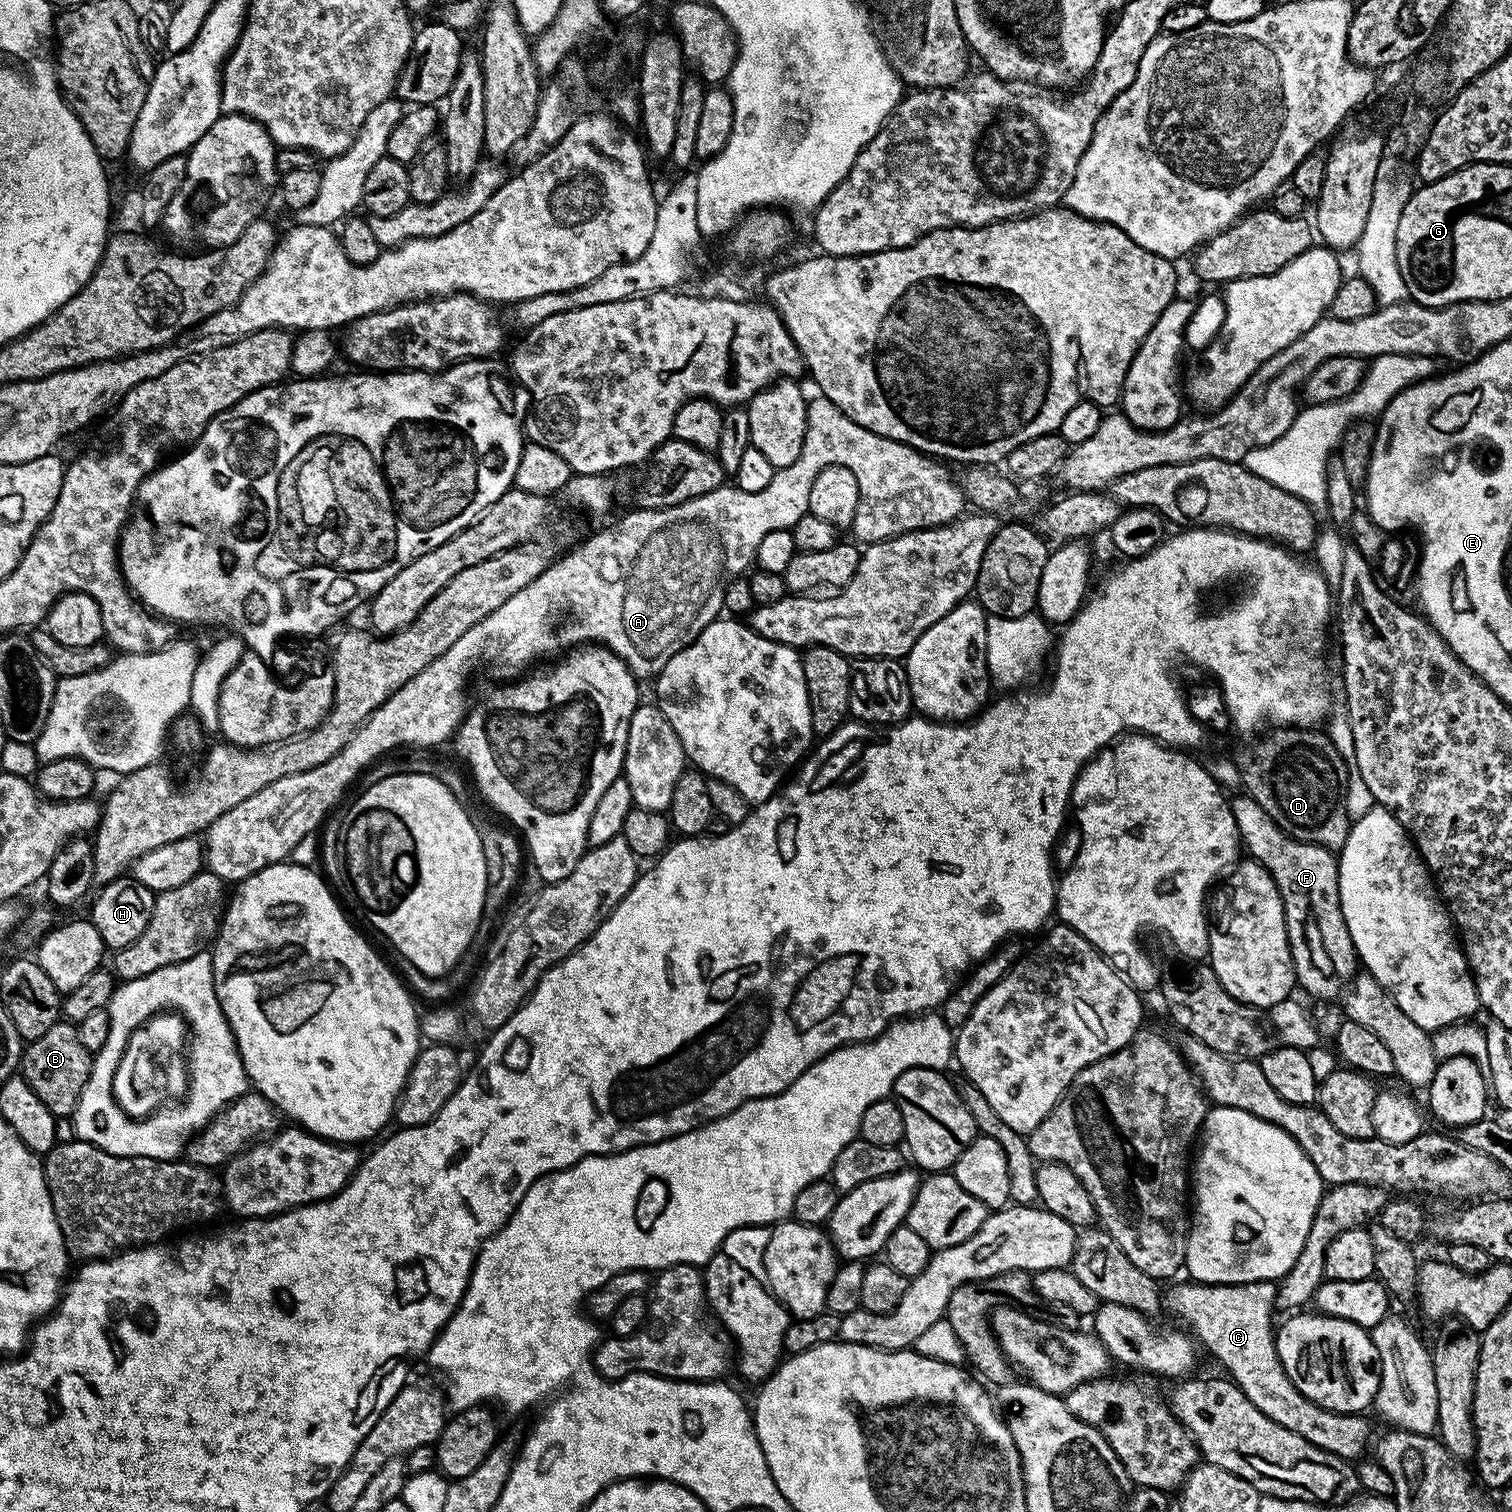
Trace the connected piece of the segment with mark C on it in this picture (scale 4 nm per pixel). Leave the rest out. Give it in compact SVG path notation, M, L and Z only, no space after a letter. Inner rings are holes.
M1259 1280L1249 1284L1201 1284L1199 1282L1187 1282L1188 1284L1173 1283L1172 1289L1166 1292L1166 1308L1169 1308L1176 1316L1181 1316L1189 1324L1191 1335L1225 1368L1227 1375L1233 1384L1270 1418L1270 1422L1278 1422L1278 1426L1286 1426L1286 1430L1291 1430L1293 1434L1306 1438L1306 1442L1314 1442L1327 1452L1338 1454L1344 1460L1352 1462L1365 1455L1364 1447L1369 1447L1370 1436L1368 1440L1368 1424L1360 1414L1337 1414L1328 1408L1318 1406L1286 1374L1282 1362L1278 1358L1276 1349L1276 1333L1274 1323L1272 1324L1272 1308L1277 1307L1276 1289L1277 1285L1271 1280Z

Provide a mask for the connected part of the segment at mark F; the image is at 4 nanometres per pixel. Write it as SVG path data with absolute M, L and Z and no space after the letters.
M1236 794L1230 800L1234 822L1240 831L1240 843L1243 851L1251 859L1259 862L1274 878L1278 894L1284 903L1284 921L1288 931L1288 945L1292 955L1292 966L1296 974L1296 984L1304 987L1312 996L1320 1000L1332 1000L1341 995L1351 985L1358 972L1356 947L1352 945L1350 930L1346 918L1342 918L1340 905L1340 866L1337 857L1331 851L1317 844L1307 844L1287 836L1282 829L1258 806L1254 797L1247 794Z

